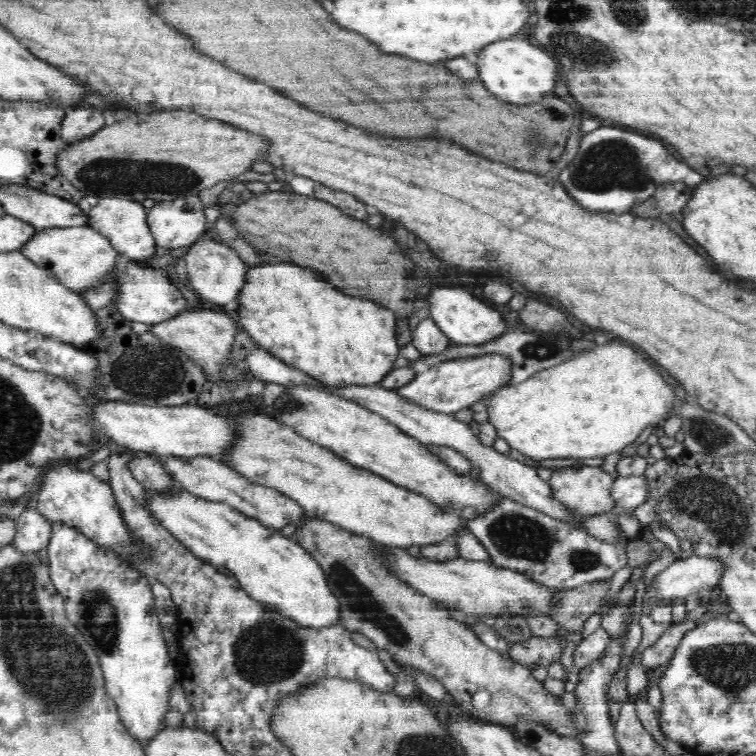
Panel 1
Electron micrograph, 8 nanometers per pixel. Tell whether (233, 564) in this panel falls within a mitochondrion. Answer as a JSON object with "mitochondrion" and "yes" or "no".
{"mitochondrion":"no"}

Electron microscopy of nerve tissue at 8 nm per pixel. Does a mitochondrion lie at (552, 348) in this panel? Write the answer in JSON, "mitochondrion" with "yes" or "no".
{"mitochondrion":"yes"}

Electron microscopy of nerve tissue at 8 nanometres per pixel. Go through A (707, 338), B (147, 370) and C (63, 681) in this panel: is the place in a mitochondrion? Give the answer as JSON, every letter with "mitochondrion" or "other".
{"A":"other","B":"mitochondrion","C":"mitochondrion"}

